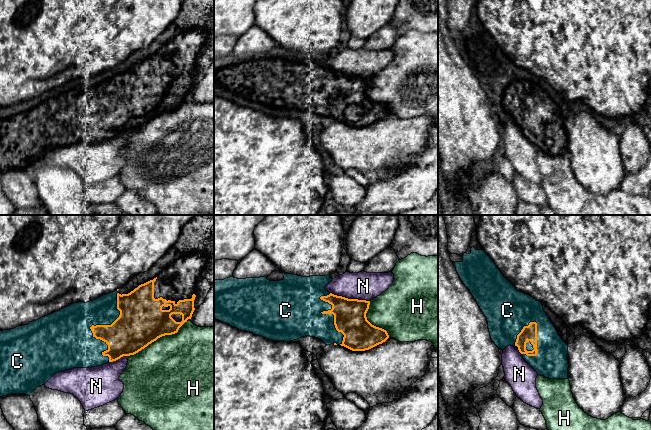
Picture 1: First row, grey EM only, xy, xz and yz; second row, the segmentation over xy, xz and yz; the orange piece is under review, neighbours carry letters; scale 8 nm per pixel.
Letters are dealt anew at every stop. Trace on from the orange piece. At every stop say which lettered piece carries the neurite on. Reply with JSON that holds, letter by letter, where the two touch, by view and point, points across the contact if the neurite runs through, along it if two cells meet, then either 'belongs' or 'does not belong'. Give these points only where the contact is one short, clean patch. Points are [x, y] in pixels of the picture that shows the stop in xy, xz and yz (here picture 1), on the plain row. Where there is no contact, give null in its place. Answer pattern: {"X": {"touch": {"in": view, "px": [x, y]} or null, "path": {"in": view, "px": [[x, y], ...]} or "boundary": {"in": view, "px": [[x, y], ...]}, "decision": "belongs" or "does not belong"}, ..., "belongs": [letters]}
{"C": {"touch": {"in": "xy", "px": [96, 101]}, "decision": "belongs"}, "H": {"touch": {"in": "xy", "px": [159, 113]}, "decision": "does not belong"}, "N": {"touch": {"in": "xz", "px": [350, 75]}, "decision": "does not belong"}, "belongs": ["C"]}

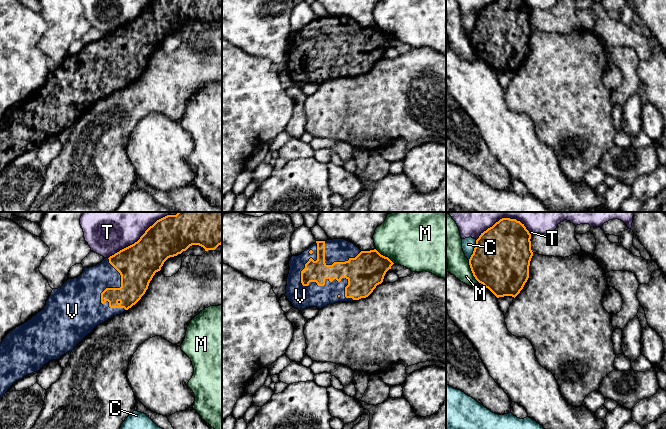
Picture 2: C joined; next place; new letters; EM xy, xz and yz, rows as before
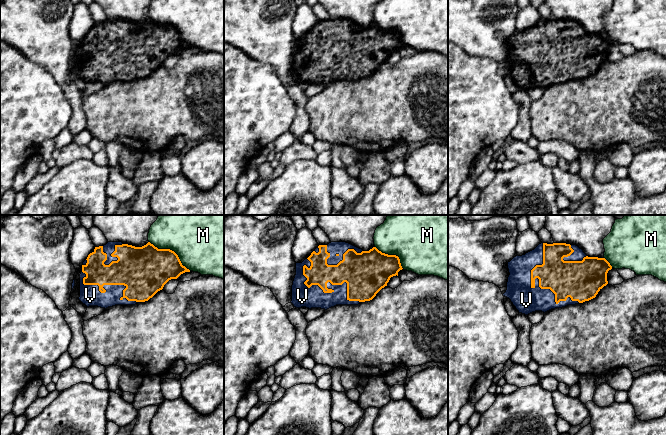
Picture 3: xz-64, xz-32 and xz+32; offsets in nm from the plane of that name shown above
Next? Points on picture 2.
{"C": {"touch": {"in": "yz", "px": [474, 26]}, "decision": "does not belong"}, "M": {"touch": {"in": "yz", "px": [471, 46]}, "decision": "does not belong"}, "T": {"touch": {"in": "xy", "px": [132, 20]}, "decision": "does not belong"}, "V": {"touch": {"in": "xz", "px": [314, 57]}, "decision": "belongs"}, "belongs": ["V"]}

